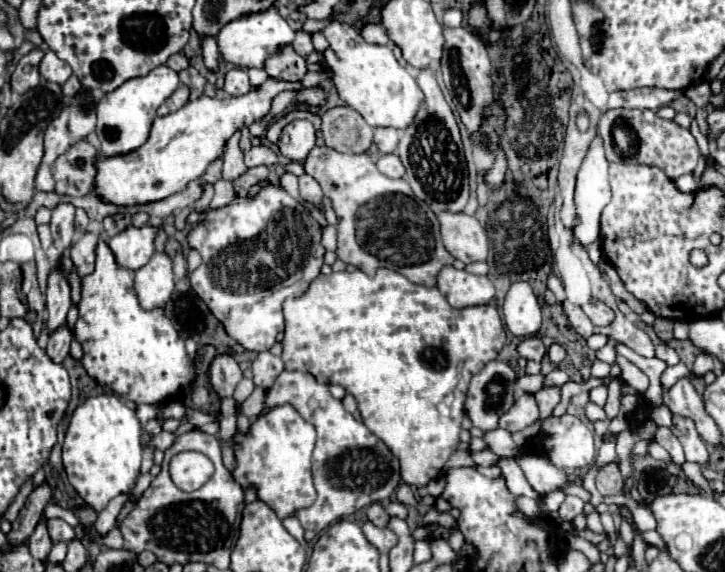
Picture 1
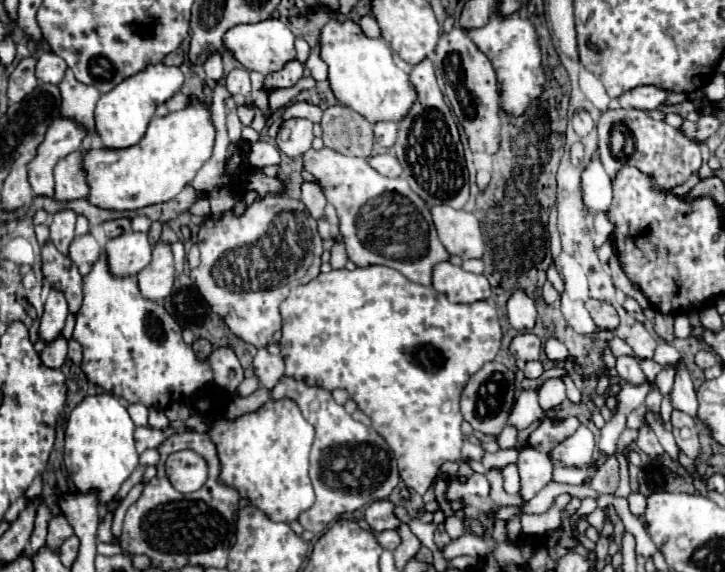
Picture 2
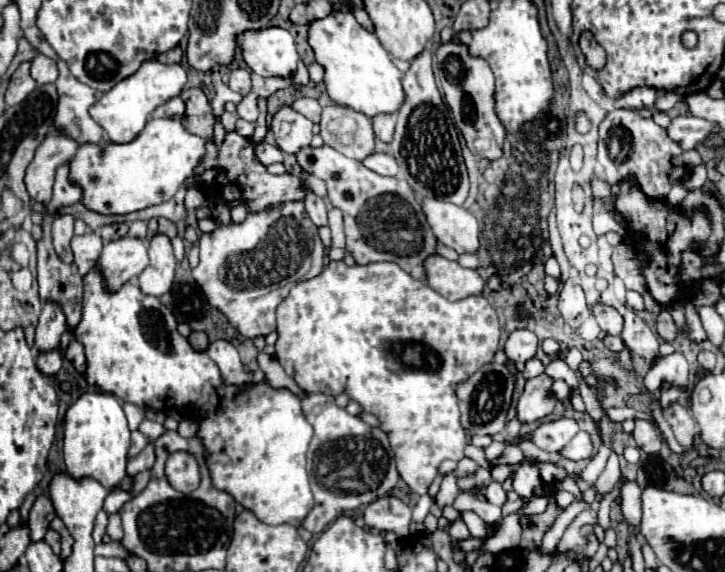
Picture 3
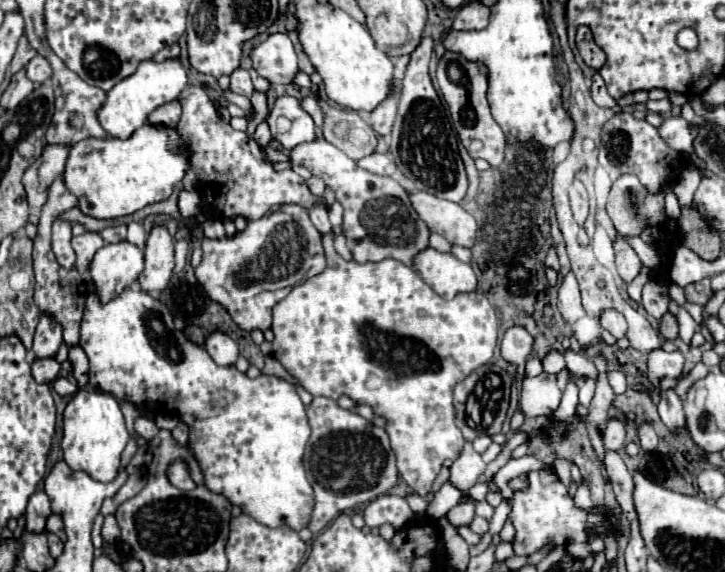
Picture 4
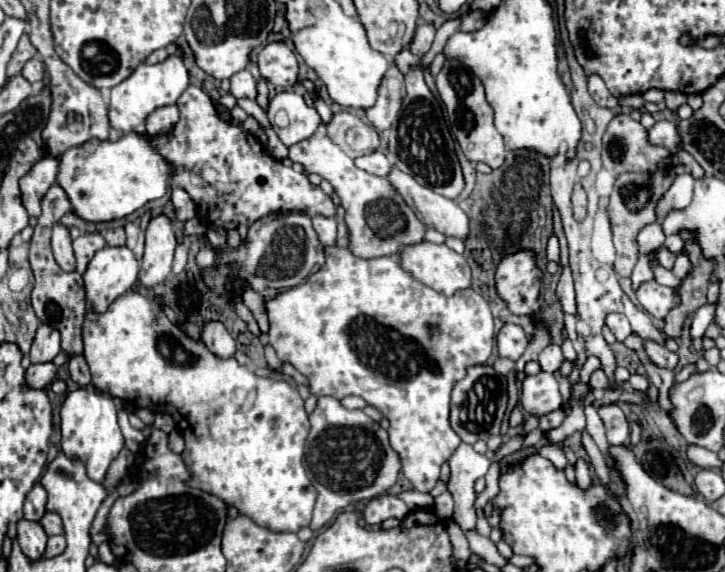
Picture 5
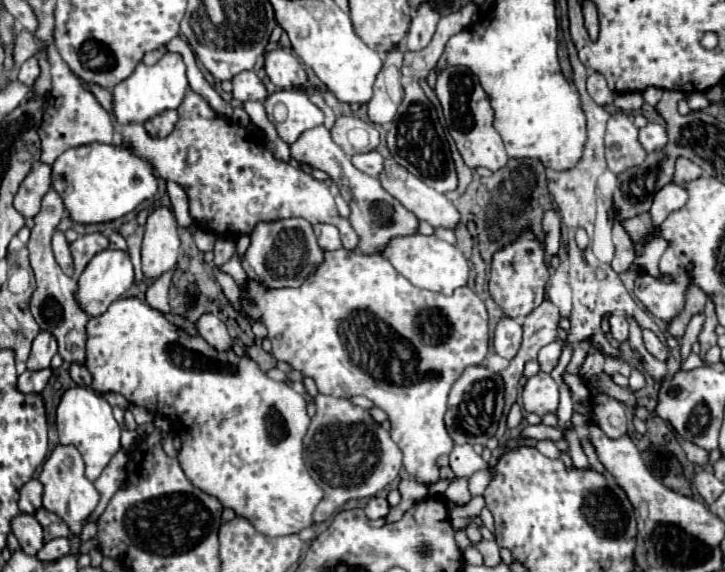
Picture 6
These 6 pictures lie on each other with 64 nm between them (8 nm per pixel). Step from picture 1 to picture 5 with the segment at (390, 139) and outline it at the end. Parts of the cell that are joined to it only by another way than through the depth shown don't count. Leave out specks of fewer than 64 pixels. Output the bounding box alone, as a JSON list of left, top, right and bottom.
[366,64,404,130]

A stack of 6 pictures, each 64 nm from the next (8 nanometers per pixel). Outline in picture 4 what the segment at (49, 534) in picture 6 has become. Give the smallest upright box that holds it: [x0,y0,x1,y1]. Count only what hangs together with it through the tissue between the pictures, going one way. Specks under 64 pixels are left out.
[46,514,66,540]

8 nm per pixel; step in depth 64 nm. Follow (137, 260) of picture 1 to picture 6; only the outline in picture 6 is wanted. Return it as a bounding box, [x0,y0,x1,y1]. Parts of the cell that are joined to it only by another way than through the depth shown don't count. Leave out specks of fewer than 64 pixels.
[74,250,134,316]

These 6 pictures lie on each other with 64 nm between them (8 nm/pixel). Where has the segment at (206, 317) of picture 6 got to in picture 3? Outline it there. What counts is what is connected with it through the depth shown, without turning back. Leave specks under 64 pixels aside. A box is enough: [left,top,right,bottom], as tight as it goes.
[208,340,248,384]

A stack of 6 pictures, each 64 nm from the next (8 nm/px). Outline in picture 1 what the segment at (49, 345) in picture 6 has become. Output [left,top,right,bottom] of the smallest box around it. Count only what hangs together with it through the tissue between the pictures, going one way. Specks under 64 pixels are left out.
[46,268,72,334]

